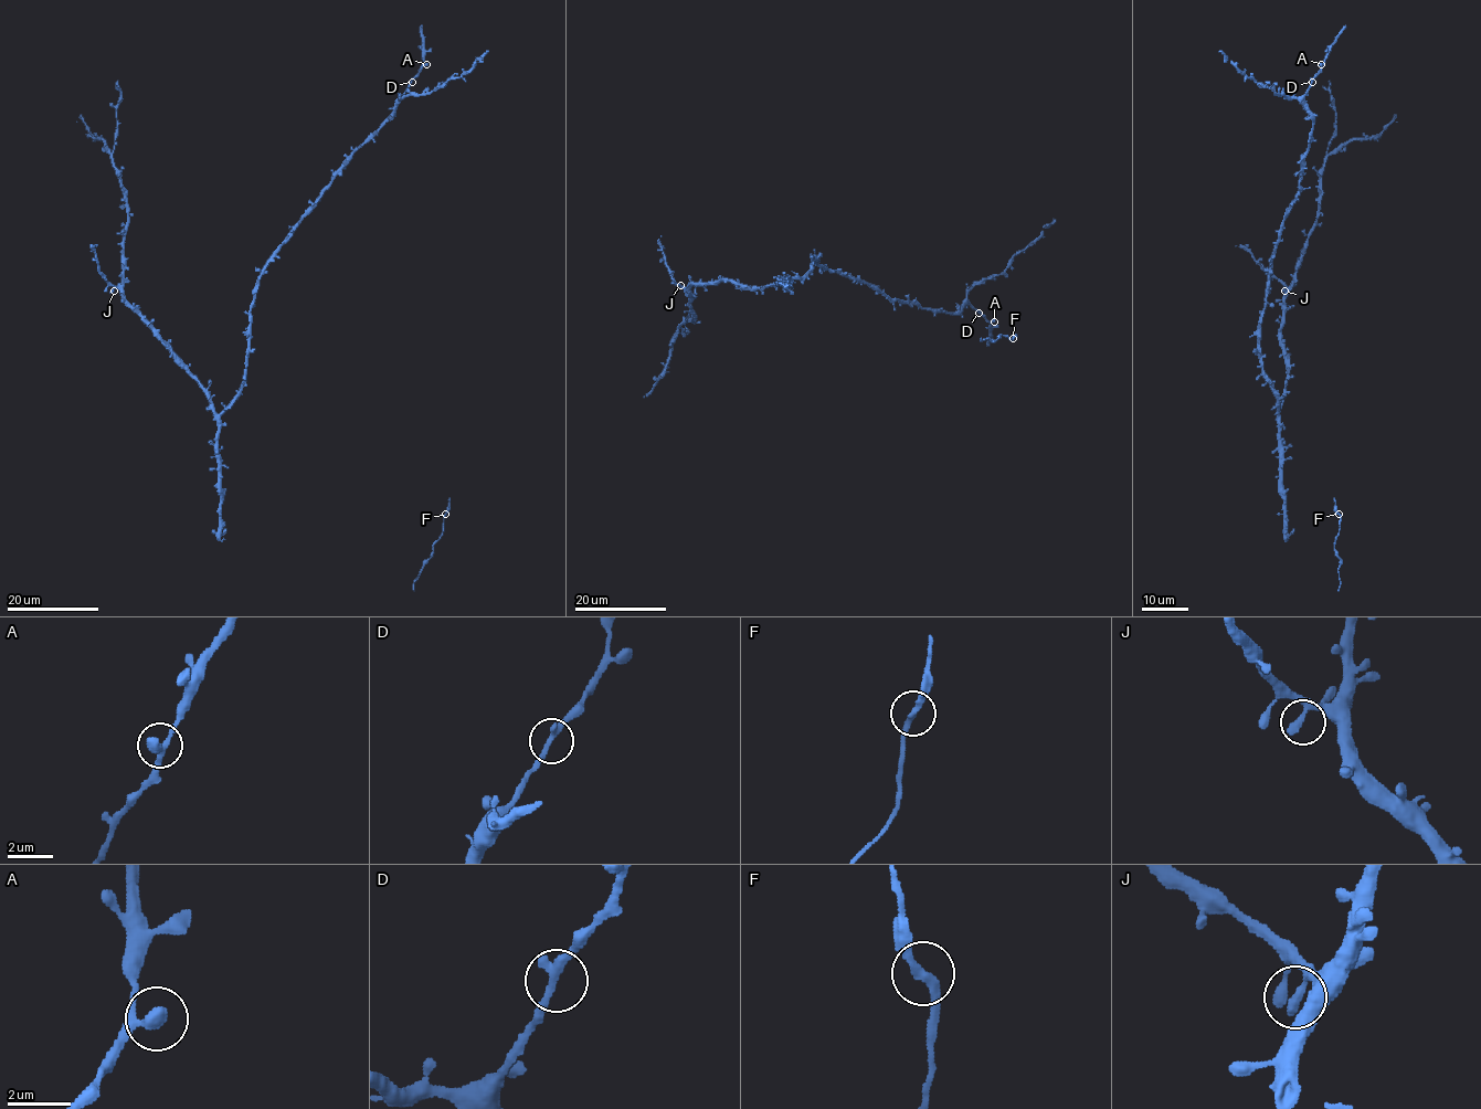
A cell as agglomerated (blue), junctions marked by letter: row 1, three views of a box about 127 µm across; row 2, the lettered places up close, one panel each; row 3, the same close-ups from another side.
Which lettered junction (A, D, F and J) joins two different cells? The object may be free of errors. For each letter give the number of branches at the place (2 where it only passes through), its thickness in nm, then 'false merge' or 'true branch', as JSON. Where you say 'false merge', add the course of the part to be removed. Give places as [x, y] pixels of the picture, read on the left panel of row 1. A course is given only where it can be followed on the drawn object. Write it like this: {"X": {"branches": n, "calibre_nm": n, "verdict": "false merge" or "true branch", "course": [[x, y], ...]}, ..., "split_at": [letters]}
{"A": {"branches": 2, "calibre_nm": 360, "verdict": "true branch"}, "D": {"branches": 2, "calibre_nm": 280, "verdict": "true branch"}, "F": {"branches": 2, "calibre_nm": 280, "verdict": "true branch"}, "J": {"branches": 2, "calibre_nm": 280, "verdict": "true branch"}, "split_at": []}

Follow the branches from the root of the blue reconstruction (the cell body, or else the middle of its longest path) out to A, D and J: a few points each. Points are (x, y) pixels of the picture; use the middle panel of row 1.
A: (814, 263), (873, 285), (889, 298), (945, 313), (970, 304), (994, 321)
D: (814, 263), (873, 285), (889, 298), (945, 313), (970, 304), (979, 313)
J: (814, 263), (802, 276), (761, 287), (742, 287), (731, 282), (680, 285)

